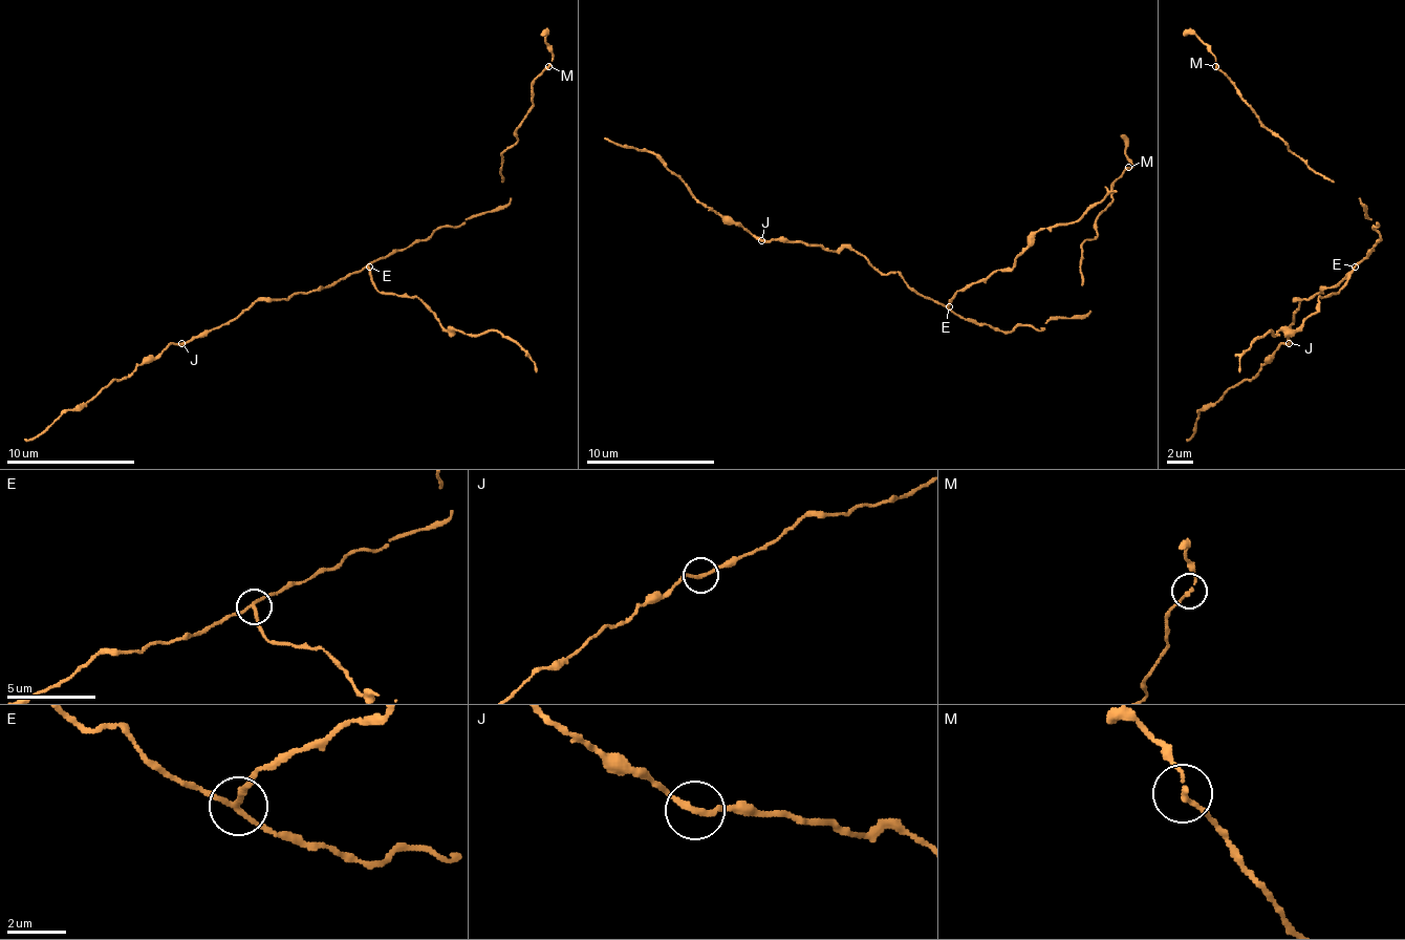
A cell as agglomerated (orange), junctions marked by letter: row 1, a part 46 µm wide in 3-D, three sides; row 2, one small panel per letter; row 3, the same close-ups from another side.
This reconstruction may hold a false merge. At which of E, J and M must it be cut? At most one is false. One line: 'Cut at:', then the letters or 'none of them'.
Cut at: E

